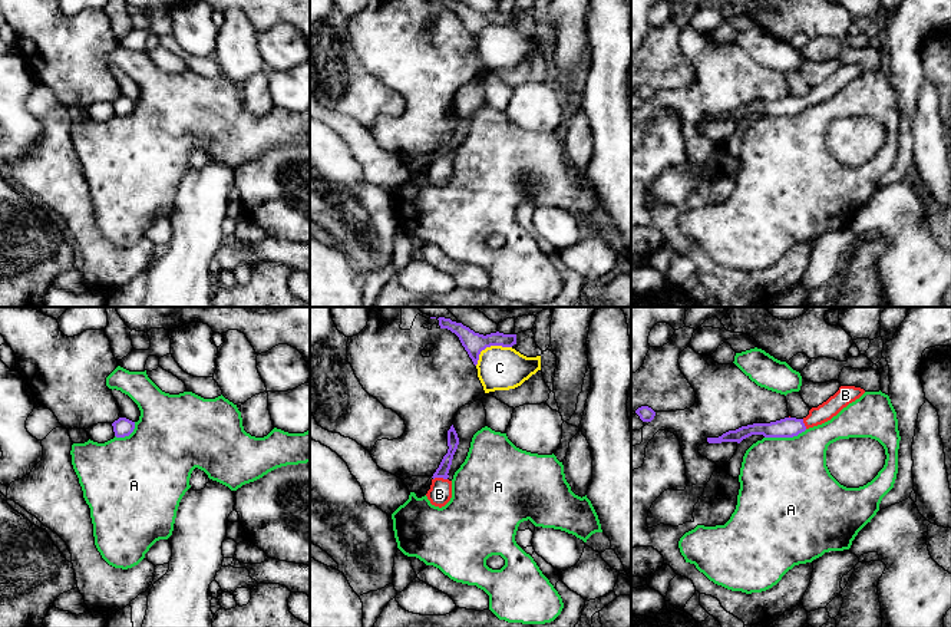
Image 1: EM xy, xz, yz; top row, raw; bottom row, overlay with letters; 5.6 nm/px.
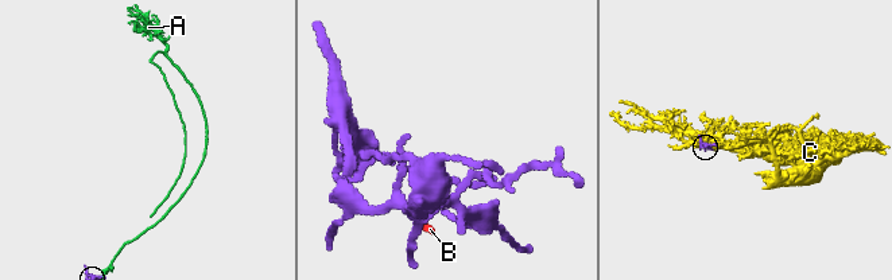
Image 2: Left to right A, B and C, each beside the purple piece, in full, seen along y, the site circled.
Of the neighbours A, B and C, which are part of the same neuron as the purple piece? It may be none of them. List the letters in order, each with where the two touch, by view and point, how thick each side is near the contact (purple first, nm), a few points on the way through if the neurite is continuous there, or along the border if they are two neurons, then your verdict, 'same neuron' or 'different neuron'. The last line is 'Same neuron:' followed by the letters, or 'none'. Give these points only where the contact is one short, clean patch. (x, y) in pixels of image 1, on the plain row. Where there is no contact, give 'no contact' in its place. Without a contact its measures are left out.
A: meets purple in yz at (785, 115); 110 nm thick on the purple side, 500 nm on the other; different neuron
B: meets purple in xz at (439, 155); 70 nm thick on the purple side, 130 nm on the other; runs through xz (442, 149), (439, 155), (439, 172); same neuron
C: meets purple in xz at (489, 25); 120 nm thick on the purple side, 240 nm on the other; different neuron
Same neuron: B

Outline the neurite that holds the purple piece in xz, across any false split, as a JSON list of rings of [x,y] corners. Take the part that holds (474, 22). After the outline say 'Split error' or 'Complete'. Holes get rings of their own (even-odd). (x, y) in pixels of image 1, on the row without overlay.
[[[439,0],[439,4],[440,7],[450,9],[459,16],[462,24],[468,30],[475,44],[478,43],[481,30],[485,29],[486,26],[491,24],[512,26],[514,23],[516,23],[516,13],[503,13],[496,10],[483,14],[475,11],[469,6],[456,0]]]. Complete

